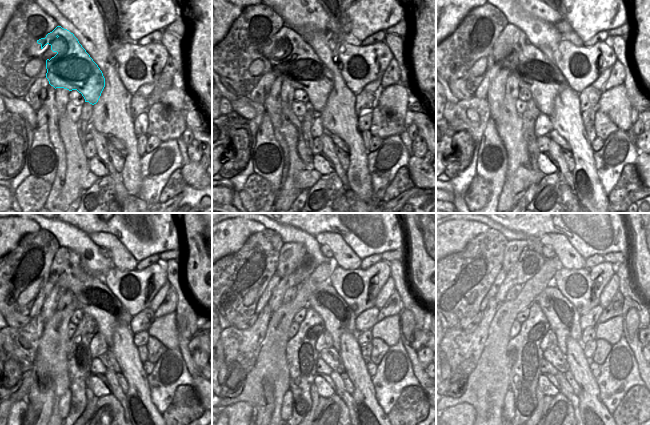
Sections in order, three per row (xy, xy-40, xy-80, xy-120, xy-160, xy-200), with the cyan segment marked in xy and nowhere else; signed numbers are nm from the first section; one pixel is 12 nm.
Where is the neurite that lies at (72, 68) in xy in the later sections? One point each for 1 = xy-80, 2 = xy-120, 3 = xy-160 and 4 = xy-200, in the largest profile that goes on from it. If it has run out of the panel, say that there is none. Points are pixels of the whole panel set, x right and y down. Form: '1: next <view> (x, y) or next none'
1: next xy-80 (543, 78)
2: next xy-120 (94, 298)
3: next xy-160 (339, 318)
4: next xy-200 (563, 317)

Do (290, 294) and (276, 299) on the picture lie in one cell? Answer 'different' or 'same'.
different

